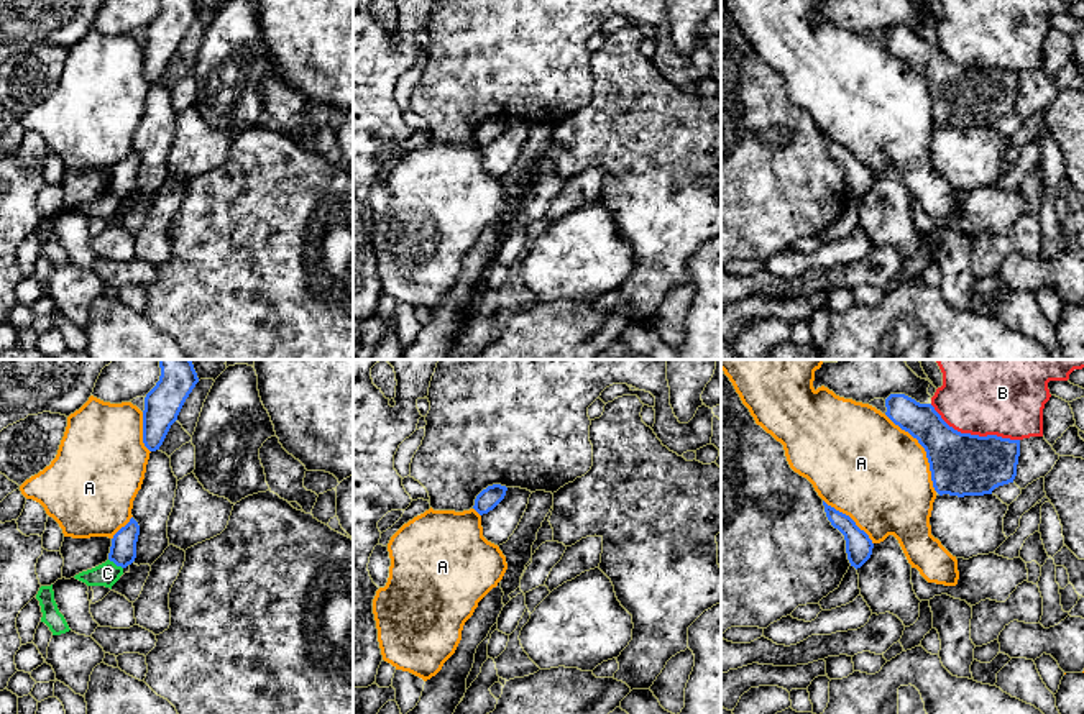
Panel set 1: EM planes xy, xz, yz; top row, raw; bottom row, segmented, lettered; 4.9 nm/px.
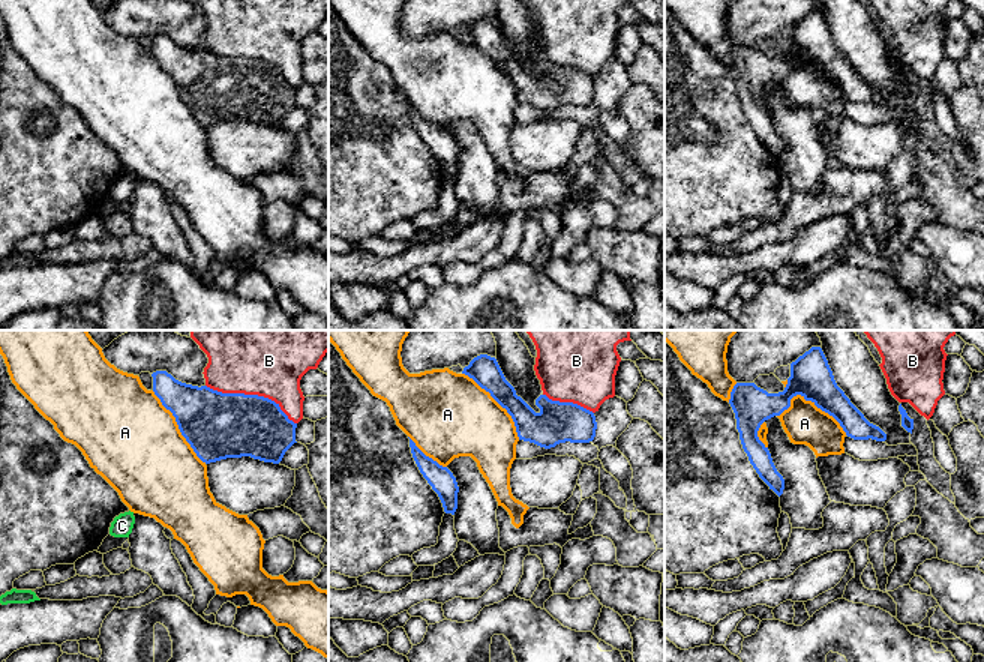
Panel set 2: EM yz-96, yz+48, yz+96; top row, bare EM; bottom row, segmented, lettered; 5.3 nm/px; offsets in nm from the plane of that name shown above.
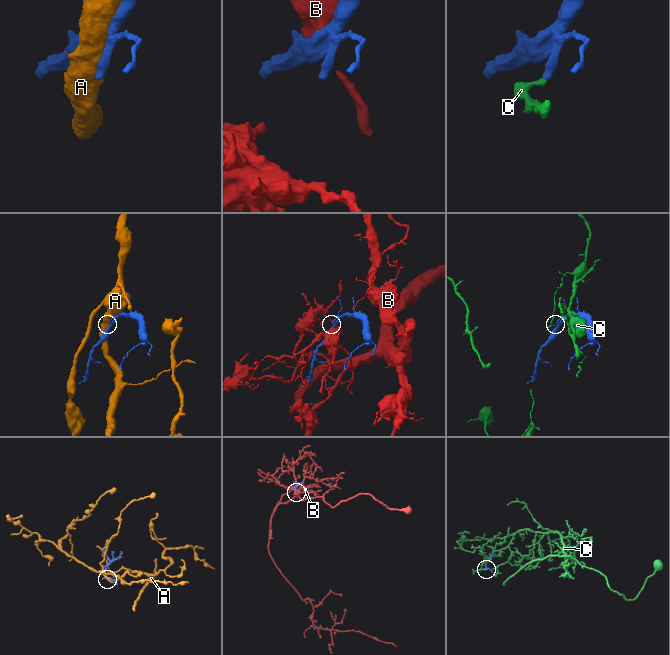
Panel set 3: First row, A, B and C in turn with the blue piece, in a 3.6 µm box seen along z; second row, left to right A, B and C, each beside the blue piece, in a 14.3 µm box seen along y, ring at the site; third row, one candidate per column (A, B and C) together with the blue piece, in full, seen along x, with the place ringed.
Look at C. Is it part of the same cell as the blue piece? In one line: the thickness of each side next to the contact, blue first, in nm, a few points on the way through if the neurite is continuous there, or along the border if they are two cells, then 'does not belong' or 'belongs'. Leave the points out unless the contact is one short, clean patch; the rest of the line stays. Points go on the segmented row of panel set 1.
calibres 130 and 120 nm; border xy (109, 558), (122, 568); does not belong

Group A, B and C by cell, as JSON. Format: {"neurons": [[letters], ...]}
{"neurons": [["A"], ["B"], ["C"]]}

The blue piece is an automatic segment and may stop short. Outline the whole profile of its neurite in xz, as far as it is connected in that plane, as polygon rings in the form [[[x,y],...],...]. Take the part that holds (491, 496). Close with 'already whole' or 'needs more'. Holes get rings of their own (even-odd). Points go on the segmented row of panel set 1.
[[[493,484],[483,489],[476,499],[473,509],[483,515],[493,510],[506,496],[508,487],[501,484]]]; already whole

